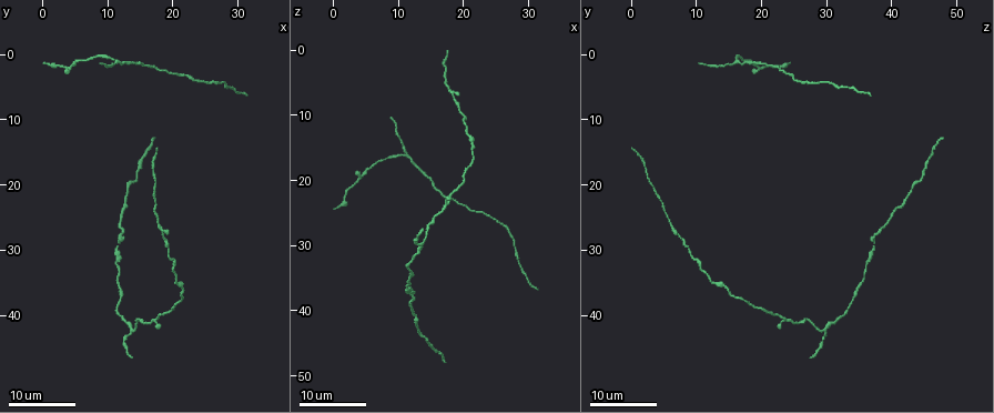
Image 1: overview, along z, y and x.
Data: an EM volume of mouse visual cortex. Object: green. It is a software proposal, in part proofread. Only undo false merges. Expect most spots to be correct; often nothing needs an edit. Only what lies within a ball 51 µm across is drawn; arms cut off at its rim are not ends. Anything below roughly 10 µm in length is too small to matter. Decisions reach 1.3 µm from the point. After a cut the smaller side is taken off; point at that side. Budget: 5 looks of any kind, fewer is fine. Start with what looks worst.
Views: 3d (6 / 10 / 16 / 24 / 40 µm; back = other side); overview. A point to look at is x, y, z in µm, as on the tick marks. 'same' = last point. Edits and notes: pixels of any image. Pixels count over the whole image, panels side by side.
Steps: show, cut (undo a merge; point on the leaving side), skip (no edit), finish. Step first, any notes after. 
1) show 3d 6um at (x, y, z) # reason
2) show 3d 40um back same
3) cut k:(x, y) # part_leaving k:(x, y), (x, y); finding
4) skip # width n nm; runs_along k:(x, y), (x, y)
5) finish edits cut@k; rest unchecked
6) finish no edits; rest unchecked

show 3d 16um at (14.0, 42.0, 29.5) # sudden change in width

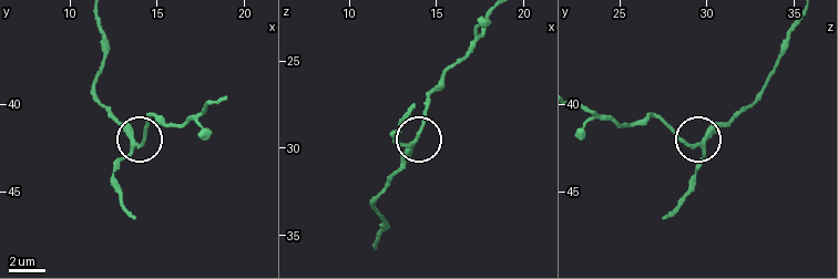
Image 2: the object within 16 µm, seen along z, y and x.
show 3d 6um at (14.2, 42.3, 29.1) # closer look

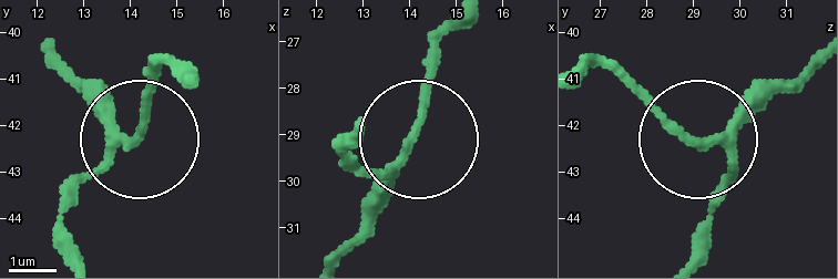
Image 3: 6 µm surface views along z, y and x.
skip # runs_along 3:(187, 84), (163, 69), (132, 136), (60, 69); all the same cell

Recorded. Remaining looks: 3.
show 3d 16um at (18.0, 40.0, 23.0) # sudden change in width

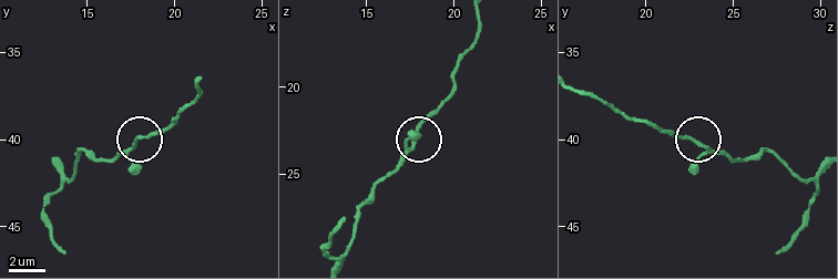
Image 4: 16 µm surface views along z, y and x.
show 3d 10um at (17.7, 40.2, 22.9)

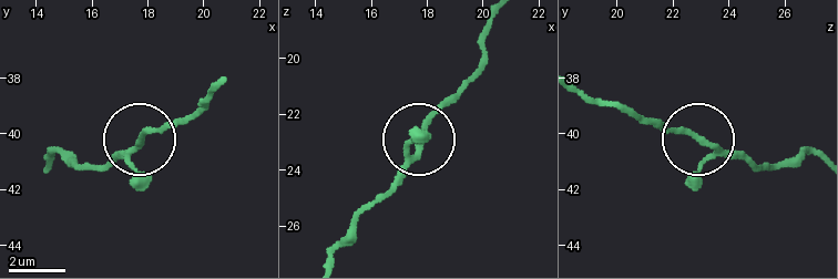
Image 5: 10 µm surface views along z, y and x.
skip # runs_along 5:(494, 18), (483, 68), (436, 117), (388, 187); all the same cell

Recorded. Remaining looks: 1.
finish no edits; rest unchecked

